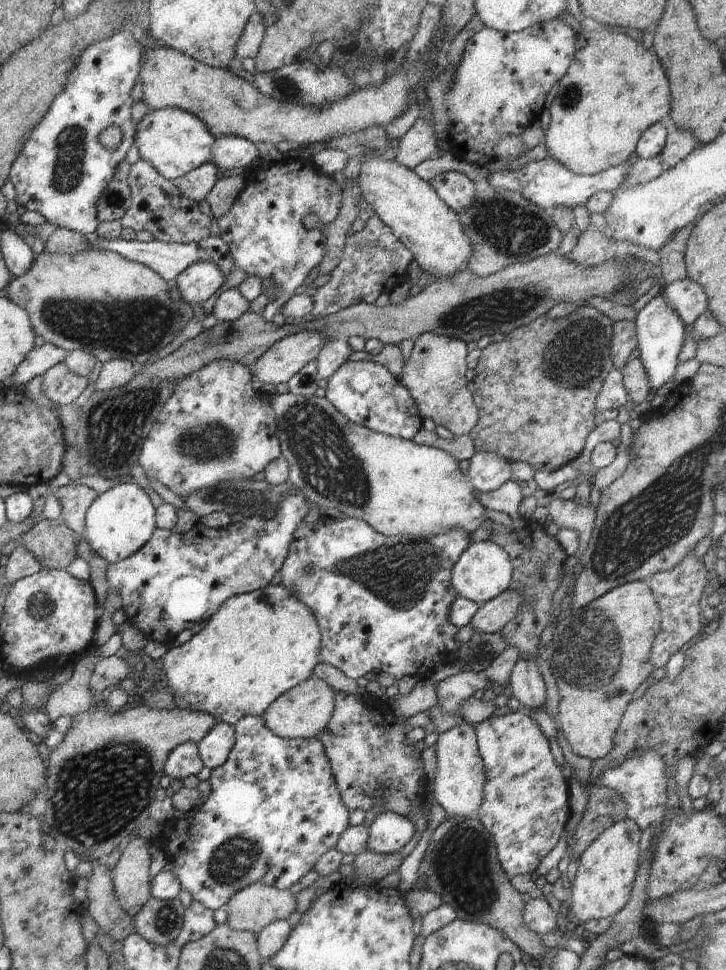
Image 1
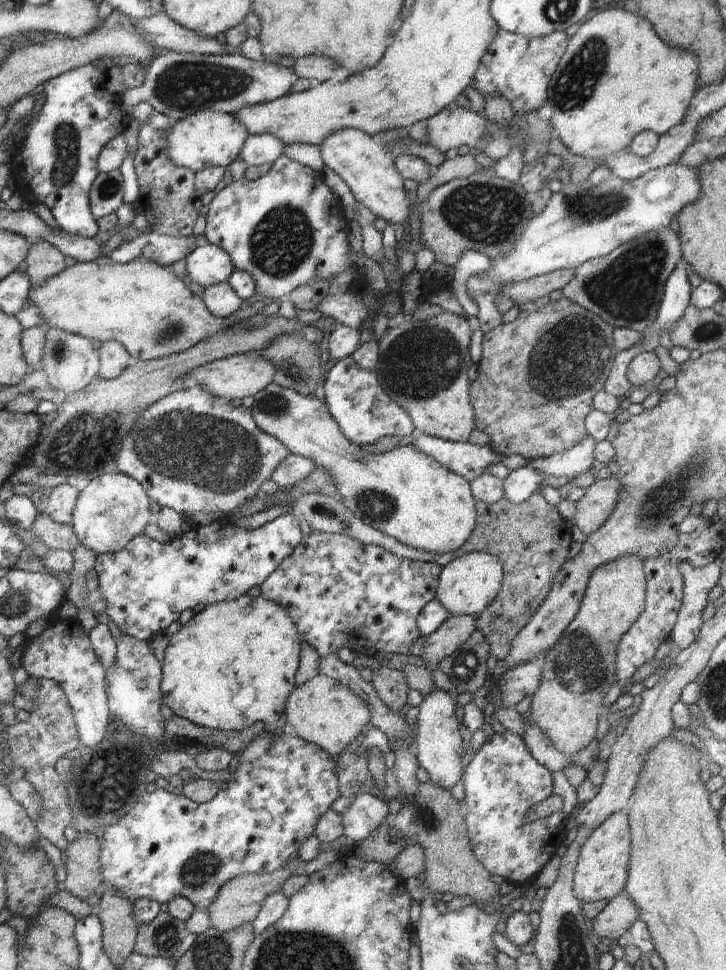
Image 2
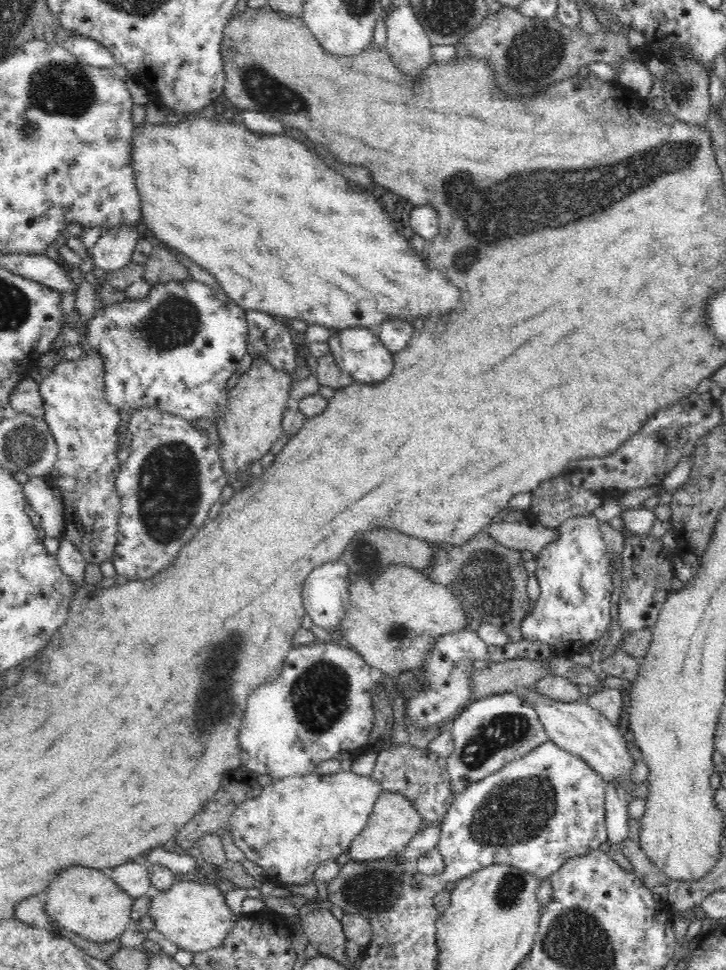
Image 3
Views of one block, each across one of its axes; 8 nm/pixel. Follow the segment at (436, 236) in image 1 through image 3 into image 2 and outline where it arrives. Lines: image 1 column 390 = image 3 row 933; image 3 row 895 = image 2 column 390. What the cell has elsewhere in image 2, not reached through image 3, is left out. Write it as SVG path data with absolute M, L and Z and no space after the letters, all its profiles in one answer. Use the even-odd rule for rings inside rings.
M344 128L328 134L319 149L324 164L331 168L354 194L354 198L388 224L409 224L411 201L404 189L404 179L394 166L392 152L375 142L369 134L355 128Z

